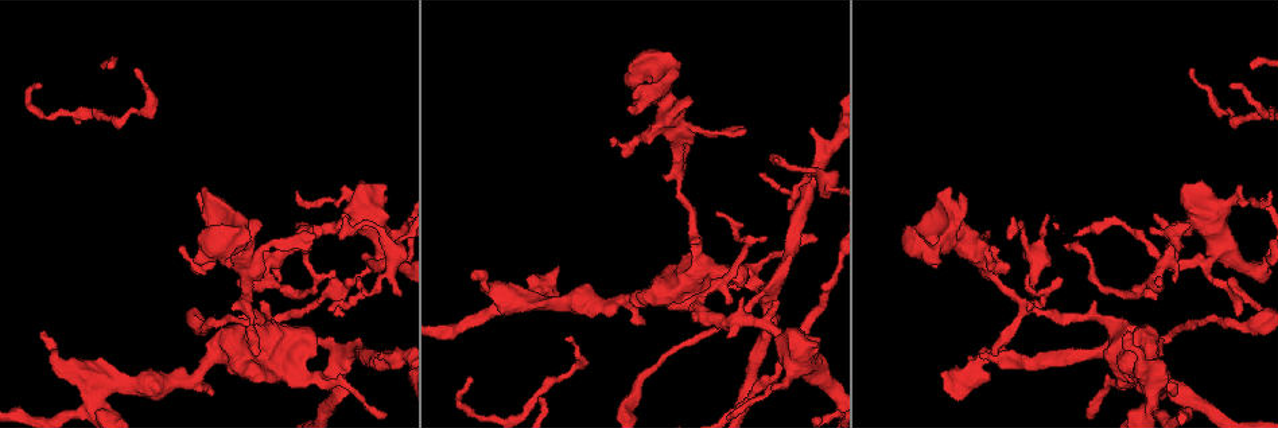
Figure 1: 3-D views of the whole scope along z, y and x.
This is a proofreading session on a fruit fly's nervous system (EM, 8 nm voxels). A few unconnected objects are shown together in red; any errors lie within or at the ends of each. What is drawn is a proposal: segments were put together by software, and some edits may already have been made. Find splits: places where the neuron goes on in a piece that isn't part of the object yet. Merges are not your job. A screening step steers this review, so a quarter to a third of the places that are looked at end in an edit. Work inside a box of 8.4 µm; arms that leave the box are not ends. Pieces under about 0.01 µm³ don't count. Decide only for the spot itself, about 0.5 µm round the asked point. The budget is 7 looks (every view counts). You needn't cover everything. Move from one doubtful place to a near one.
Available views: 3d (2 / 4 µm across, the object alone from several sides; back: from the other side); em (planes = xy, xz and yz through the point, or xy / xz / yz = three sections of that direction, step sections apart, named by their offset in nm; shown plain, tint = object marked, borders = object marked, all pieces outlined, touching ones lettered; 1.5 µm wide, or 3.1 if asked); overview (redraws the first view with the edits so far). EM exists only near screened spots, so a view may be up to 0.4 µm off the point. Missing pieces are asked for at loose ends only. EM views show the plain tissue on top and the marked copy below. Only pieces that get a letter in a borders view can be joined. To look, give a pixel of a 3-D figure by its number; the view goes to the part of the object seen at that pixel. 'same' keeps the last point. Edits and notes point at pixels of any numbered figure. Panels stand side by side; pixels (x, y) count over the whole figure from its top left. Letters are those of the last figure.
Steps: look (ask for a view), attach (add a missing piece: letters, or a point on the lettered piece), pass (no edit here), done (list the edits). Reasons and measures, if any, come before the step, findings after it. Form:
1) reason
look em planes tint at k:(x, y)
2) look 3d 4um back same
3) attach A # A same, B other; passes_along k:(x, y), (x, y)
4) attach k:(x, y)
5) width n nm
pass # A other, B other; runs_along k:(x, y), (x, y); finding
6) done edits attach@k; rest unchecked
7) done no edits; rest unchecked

look 3d 2um at 1:(254, 352)

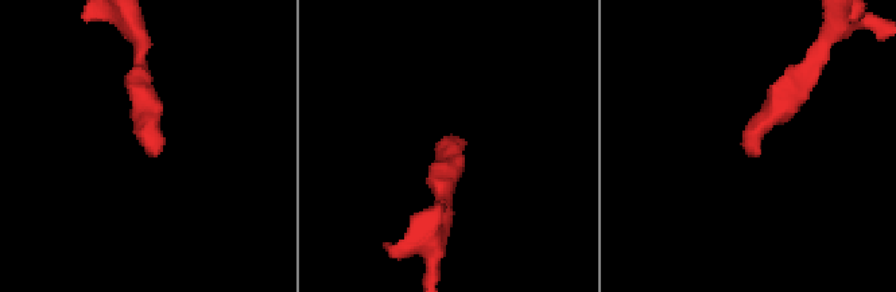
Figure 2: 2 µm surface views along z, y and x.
look em planes tint at 2:(745, 153)

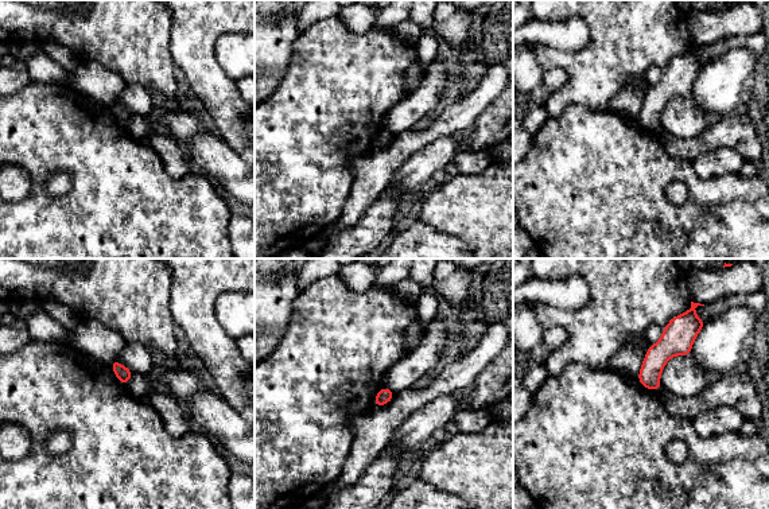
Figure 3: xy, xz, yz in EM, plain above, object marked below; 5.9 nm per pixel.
look em planes borders same

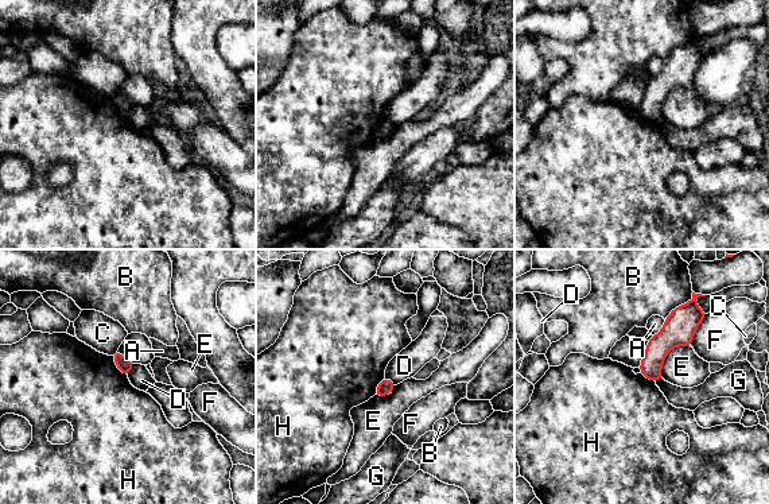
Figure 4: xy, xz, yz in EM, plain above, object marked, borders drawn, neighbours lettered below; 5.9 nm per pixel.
pass # A other, B other, C other, D other, E other, F other, G other, H other; border 4:(111, 356), (116, 367), (127, 378); no lettered piece goes on from it

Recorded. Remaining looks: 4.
tapers out
look 3d 2um at 1:(1059, 279)

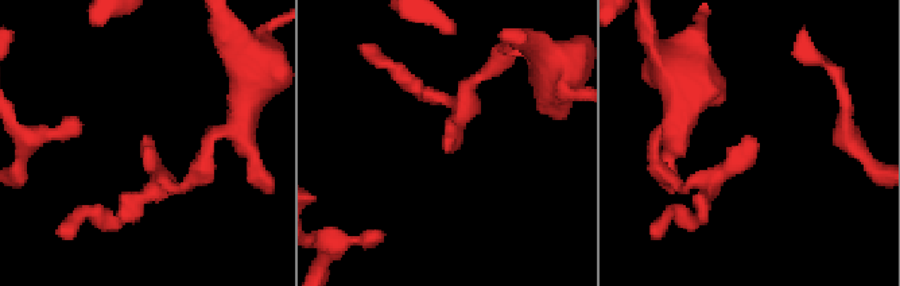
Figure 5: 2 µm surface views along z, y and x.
look em yz step 4 borders at 5:(752, 140)

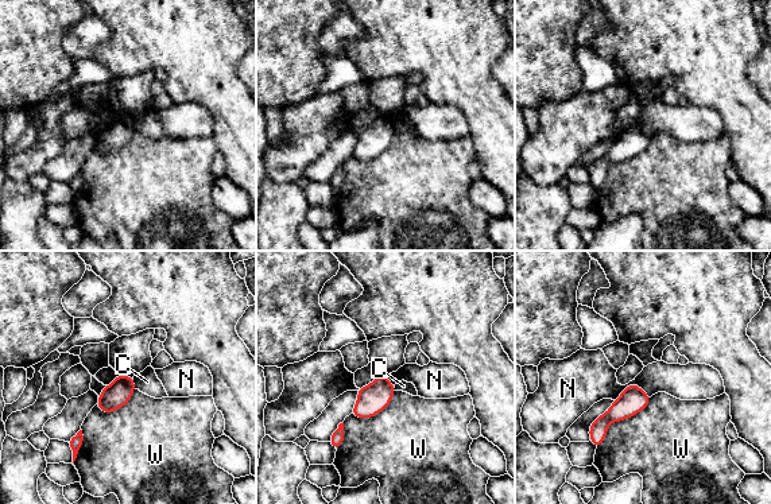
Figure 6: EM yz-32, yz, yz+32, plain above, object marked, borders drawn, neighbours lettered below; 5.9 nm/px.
look em planes borders same

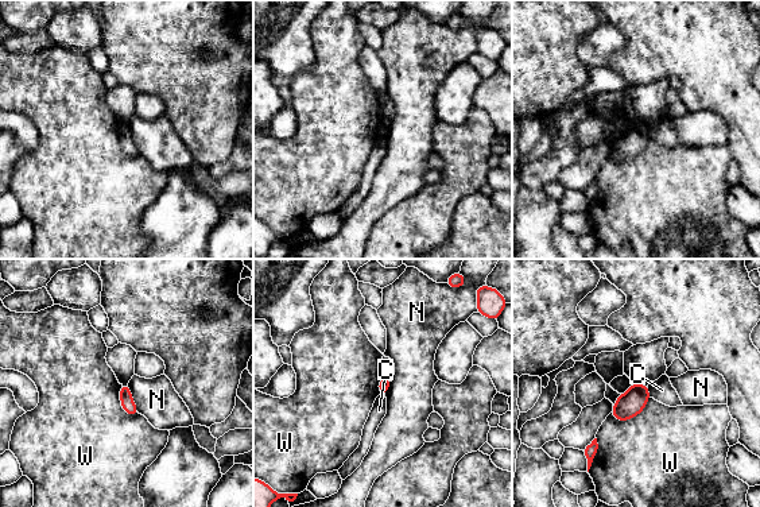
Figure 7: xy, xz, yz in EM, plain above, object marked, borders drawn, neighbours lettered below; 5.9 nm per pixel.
longest_contact W 260 nm
pass # C other, N other, W other; border 7:(127, 384), (132, 401), (140, 413); no lettered piece goes on from it

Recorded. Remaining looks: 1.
done no edits; rest unchecked

